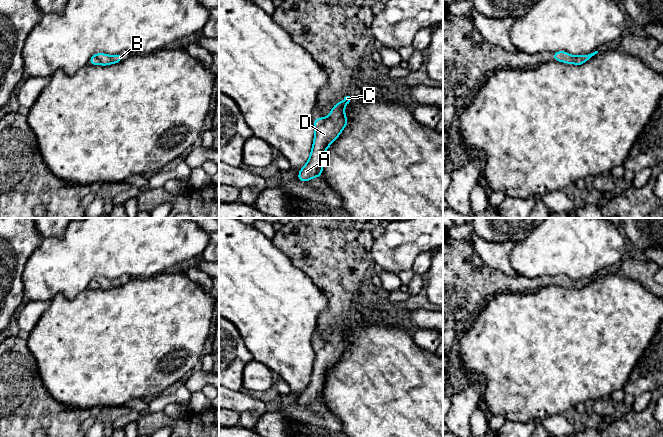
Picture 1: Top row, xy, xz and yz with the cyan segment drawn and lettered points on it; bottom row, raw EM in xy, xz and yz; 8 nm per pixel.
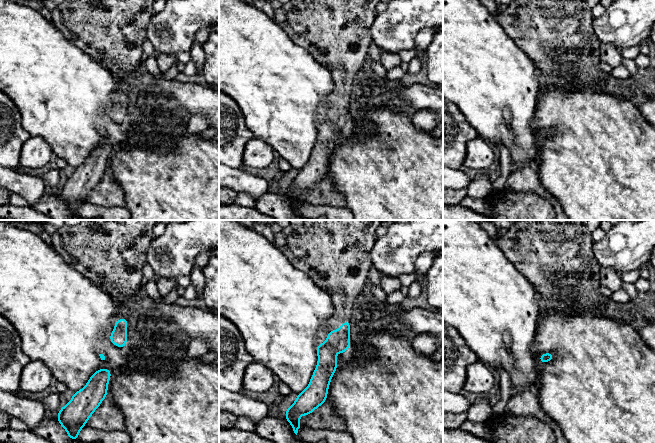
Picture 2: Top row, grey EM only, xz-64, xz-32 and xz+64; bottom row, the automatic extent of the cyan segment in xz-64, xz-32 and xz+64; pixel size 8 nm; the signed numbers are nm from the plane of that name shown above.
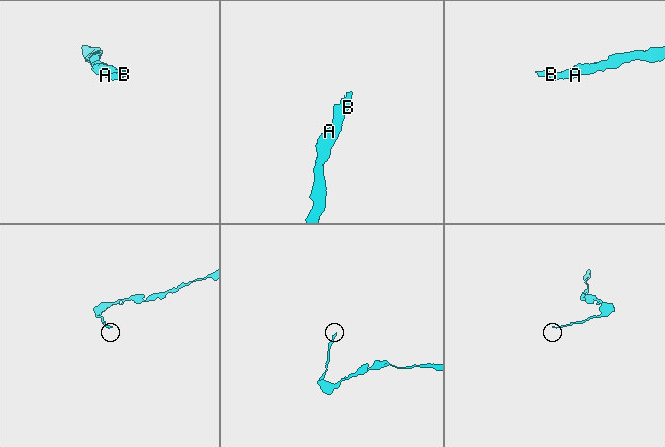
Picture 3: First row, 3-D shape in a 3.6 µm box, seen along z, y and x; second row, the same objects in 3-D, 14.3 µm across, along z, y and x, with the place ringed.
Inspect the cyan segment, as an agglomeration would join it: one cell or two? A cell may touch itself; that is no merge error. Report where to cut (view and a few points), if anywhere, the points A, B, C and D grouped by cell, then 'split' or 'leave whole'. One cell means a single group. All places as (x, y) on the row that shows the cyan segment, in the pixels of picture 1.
no cut; A B C D; leave whole

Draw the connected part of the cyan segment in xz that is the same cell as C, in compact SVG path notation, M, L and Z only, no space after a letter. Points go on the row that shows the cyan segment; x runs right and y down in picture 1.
M350 96L334 104L327 118L320 117L313 121L315 136L308 162L298 173L299 182L307 182L315 177L322 177L327 148L339 137L347 126L348 119L344 108L350 102Z

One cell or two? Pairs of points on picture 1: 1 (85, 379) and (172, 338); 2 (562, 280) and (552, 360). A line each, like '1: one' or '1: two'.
1: one
2: two

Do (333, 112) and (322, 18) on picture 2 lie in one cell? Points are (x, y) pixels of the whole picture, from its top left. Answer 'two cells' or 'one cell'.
one cell

